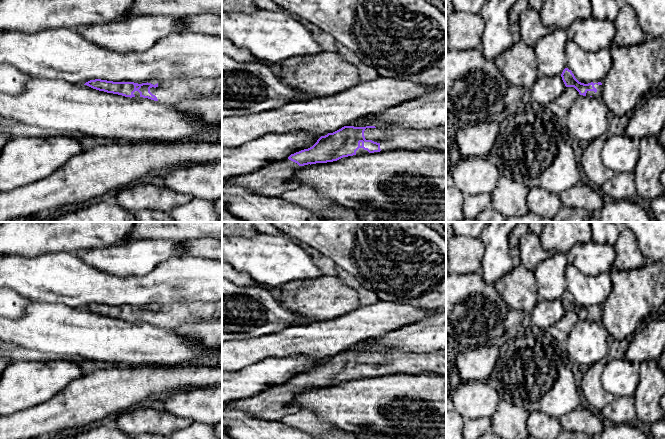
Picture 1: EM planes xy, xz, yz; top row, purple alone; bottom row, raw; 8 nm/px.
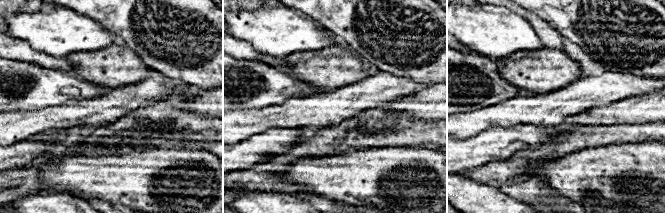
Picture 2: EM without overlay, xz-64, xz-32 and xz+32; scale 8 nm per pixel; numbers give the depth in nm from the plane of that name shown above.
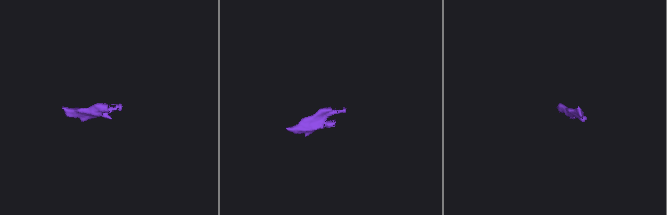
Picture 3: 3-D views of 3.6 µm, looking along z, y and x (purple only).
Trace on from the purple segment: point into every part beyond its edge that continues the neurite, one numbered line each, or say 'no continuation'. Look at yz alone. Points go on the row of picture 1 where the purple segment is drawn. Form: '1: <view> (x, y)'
1: yz (599, 87)

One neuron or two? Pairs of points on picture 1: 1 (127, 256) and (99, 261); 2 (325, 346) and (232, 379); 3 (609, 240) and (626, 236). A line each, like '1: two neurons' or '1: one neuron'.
1: one neuron
2: two neurons
3: two neurons

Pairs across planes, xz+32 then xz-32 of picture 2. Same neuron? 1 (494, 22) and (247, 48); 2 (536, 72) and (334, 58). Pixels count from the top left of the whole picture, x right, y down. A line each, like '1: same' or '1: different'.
1: different
2: same

